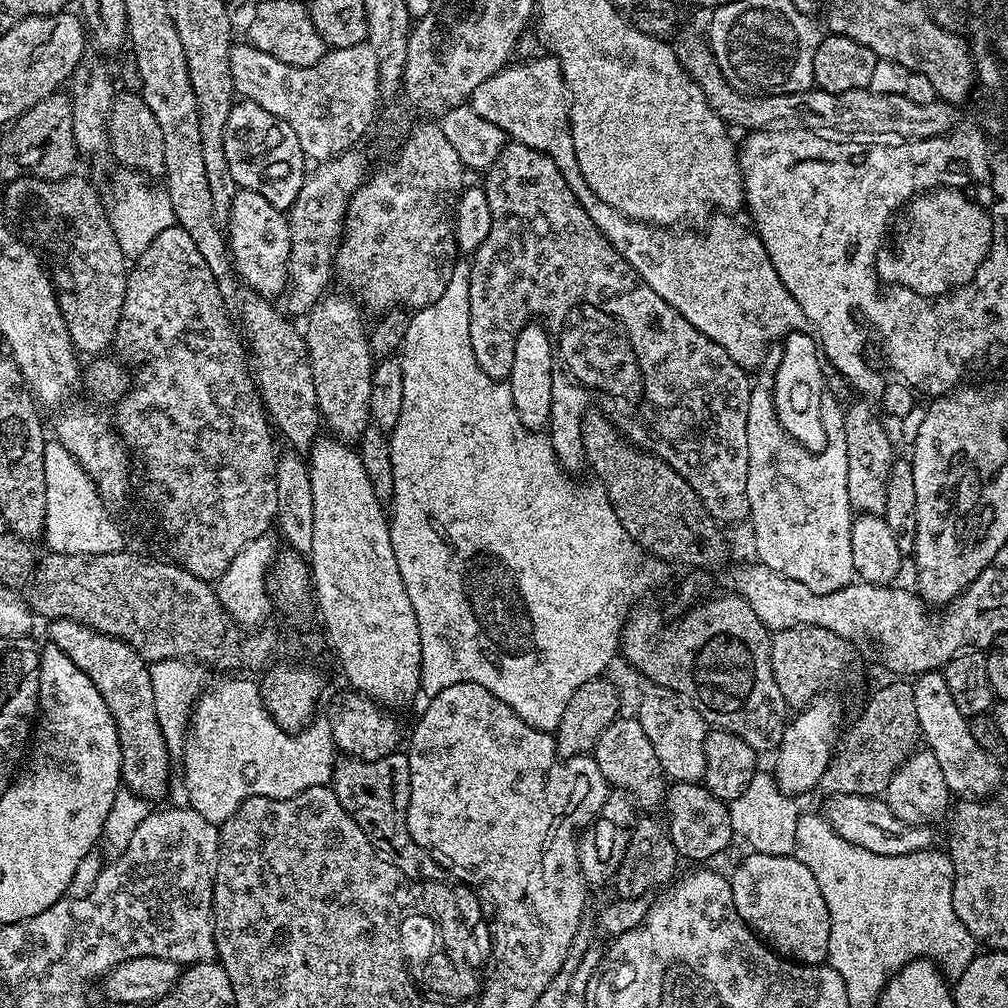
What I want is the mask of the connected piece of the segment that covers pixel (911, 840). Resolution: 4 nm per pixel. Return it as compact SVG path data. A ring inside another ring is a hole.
M838 794L825 799L822 815L829 826L846 842L854 842L854 846L862 846L862 850L870 850L874 854L897 856L911 852L923 852L931 849L932 828L922 824L902 822L890 810L887 799L862 794Z

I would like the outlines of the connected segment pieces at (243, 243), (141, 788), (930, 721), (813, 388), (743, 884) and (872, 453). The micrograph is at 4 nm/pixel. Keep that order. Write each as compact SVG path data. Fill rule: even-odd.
M237 191L228 212L226 239L237 277L251 291L265 298L276 298L289 287L290 226L281 209L270 206L257 192Z
M53 620L47 627L47 639L58 646L58 650L78 666L78 670L88 675L94 686L98 686L98 694L102 694L114 718L120 743L123 787L149 802L162 799L168 792L168 771L172 768L172 760L168 757L170 749L154 710L149 661L142 659L126 642L110 634L102 634L77 620Z
M933 670L919 673L912 684L912 701L916 711L916 721L920 724L920 736L926 743L927 751L938 758L938 766L942 766L942 778L946 778L949 793L956 798L983 797L987 784L996 784L1000 780L1000 772L996 764L980 749L976 736L972 733L969 717L958 710L954 697L950 695L950 686L946 686L943 671Z
M796 329L783 337L782 356L770 387L775 398L775 412L779 424L808 452L821 452L826 446L826 430L821 418L824 397L822 366L824 367L816 338L807 331Z
M749 851L748 857L730 872L734 906L738 914L748 923L748 927L765 941L769 948L779 955L801 964L823 964L827 961L830 950L830 910L826 910L826 898L818 890L818 881L814 874L806 870L802 861L795 855L775 856Z
M856 398L852 405L844 408L846 494L850 494L850 506L853 513L883 516L886 510L887 480L891 473L894 454L892 454L892 440L884 429L883 422L885 421L881 413L868 404L871 403L867 399Z

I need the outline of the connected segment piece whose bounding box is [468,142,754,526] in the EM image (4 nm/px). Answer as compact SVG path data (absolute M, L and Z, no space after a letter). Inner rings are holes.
M515 142L505 143L504 149L500 152L500 157L492 163L483 173L484 181L482 187L486 194L486 202L490 202L490 234L486 234L486 242L471 253L469 261L468 281L470 282L470 342L471 349L474 350L475 361L478 366L488 377L494 377L495 380L507 379L510 370L513 368L514 344L517 341L517 334L524 329L525 325L534 319L539 318L544 327L548 329L551 337L553 354L552 354L552 412L548 423L548 434L552 442L556 458L561 467L567 471L576 470L583 465L584 450L581 444L581 424L584 415L595 408L616 425L621 433L627 438L627 441L637 449L643 449L647 453L657 456L662 462L668 463L682 476L688 480L690 486L697 492L698 498L701 499L706 510L721 525L727 526L735 520L749 519L748 499L746 498L746 474L748 473L748 463L750 462L750 446L746 442L746 414L750 407L750 394L754 387L753 381L748 381L749 373L718 346L702 330L690 326L682 314L674 310L646 282L641 280L640 275L626 262L618 250L614 250L611 242L603 236L590 222L590 214L578 202L574 190L562 178L558 166L546 154L534 150L525 144Z

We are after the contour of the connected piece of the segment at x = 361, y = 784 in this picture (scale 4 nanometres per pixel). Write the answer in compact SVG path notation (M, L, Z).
M393 754L381 760L354 760L351 758L337 759L332 768L332 792L342 802L346 814L358 822L358 826L372 839L372 845L380 851L380 855L388 857L393 866L408 878L428 878L437 871L438 865L426 849L420 848L418 842L408 829L408 803L410 802L410 766L407 755Z

